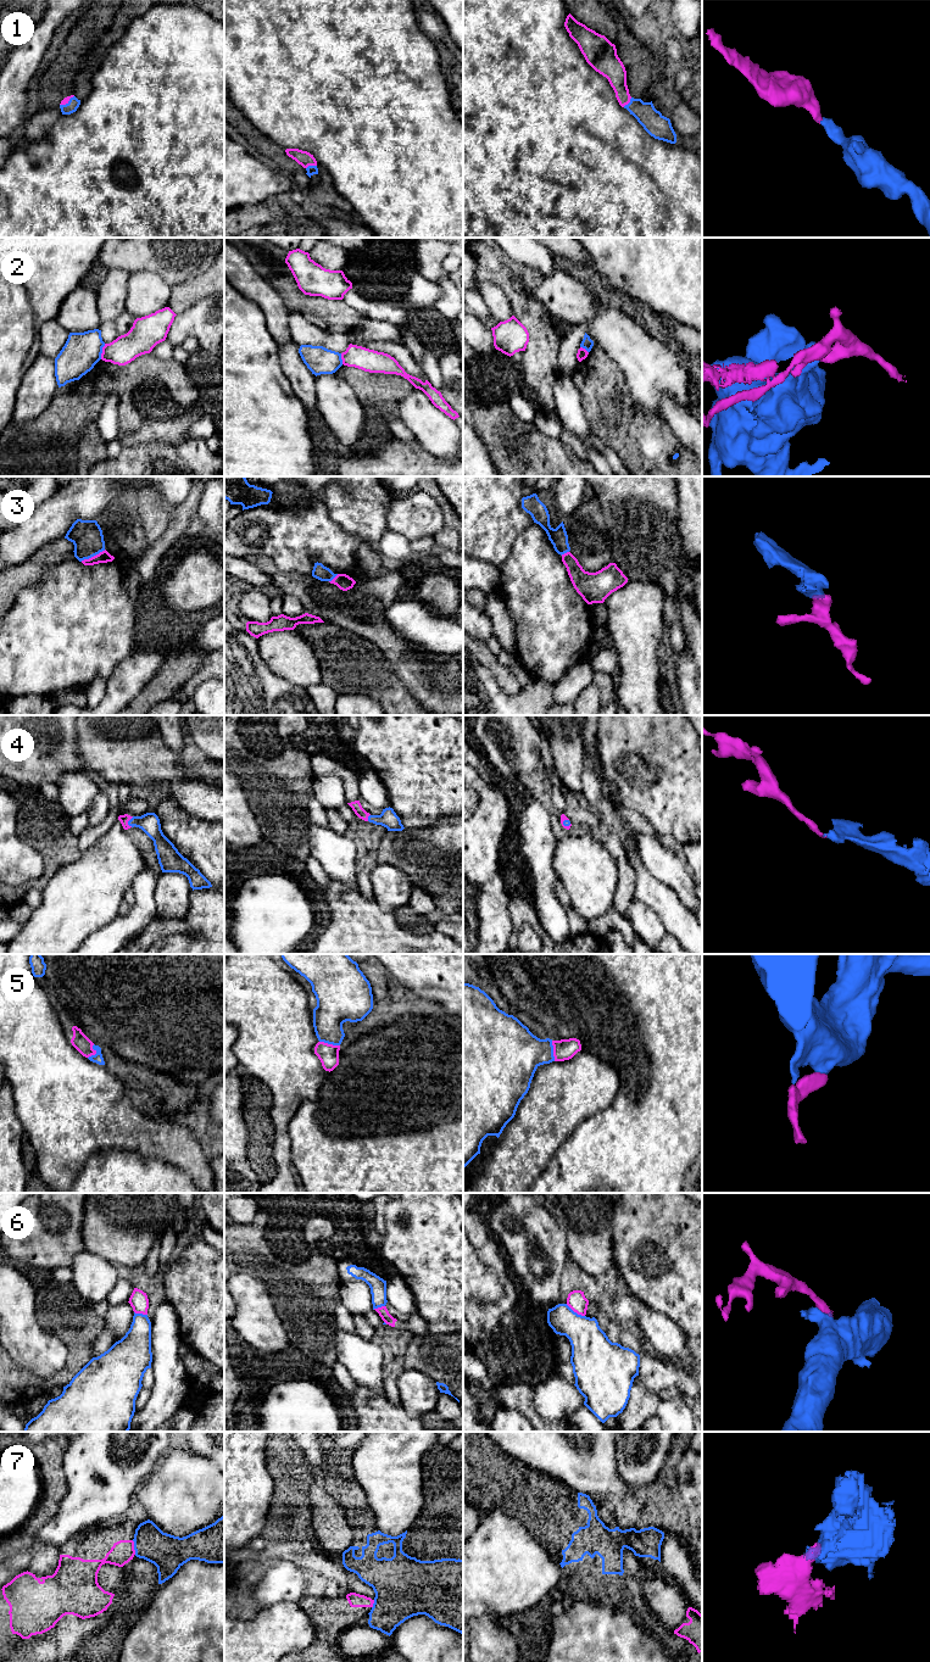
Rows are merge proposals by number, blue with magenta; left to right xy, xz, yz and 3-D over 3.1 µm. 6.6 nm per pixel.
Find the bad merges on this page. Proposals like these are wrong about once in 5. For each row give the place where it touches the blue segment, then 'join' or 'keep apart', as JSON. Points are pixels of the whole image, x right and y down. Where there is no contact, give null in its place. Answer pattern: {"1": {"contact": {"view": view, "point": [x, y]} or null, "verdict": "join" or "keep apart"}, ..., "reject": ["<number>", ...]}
{"1": {"contact": {"view": "xz", "point": [311, 166]}, "verdict": "join"}, "2": {"contact": {"view": "xy", "point": [101, 351]}, "verdict": "keep apart"}, "3": {"contact": {"view": "xy", "point": [93, 556]}, "verdict": "join"}, "4": {"contact": {"view": "xy", "point": [128, 821]}, "verdict": "join"}, "5": {"contact": {"view": "xz", "point": [329, 1043]}, "verdict": "join"}, "6": {"contact": {"view": "yz", "point": [575, 1312]}, "verdict": "keep apart"}, "7": {"contact": {"view": "xy", "point": [134, 1548]}, "verdict": "keep apart"}, "reject": ["2", "6", "7"]}

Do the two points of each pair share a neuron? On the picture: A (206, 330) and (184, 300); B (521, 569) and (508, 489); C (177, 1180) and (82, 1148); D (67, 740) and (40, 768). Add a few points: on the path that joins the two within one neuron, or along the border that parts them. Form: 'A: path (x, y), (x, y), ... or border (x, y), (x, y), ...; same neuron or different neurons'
A: border (211, 295), (177, 314); different neurons
B: border (533, 522), (518, 536), (508, 558), (502, 564); different neurons
C: border (123, 1148), (98, 1149), (77, 1175); different neurons
D: path (60, 747), (46, 760); same neuron

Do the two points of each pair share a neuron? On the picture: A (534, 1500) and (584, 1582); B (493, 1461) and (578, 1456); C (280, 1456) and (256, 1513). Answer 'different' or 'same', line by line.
A: same
B: different
C: different

